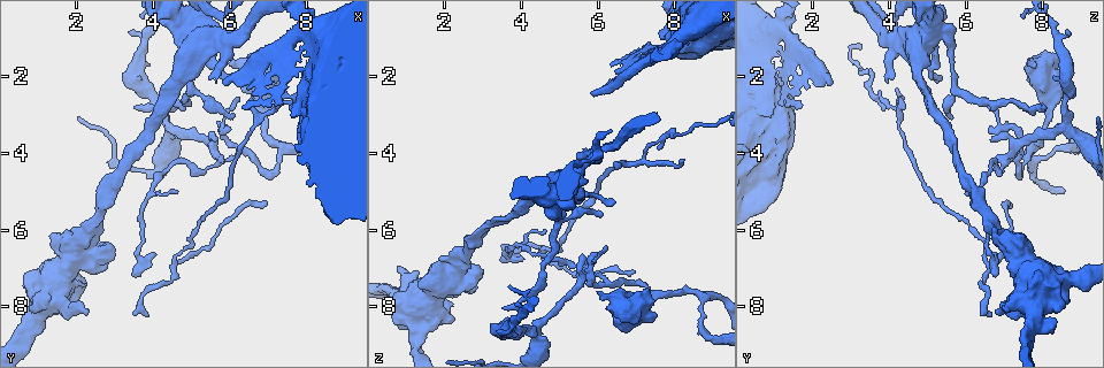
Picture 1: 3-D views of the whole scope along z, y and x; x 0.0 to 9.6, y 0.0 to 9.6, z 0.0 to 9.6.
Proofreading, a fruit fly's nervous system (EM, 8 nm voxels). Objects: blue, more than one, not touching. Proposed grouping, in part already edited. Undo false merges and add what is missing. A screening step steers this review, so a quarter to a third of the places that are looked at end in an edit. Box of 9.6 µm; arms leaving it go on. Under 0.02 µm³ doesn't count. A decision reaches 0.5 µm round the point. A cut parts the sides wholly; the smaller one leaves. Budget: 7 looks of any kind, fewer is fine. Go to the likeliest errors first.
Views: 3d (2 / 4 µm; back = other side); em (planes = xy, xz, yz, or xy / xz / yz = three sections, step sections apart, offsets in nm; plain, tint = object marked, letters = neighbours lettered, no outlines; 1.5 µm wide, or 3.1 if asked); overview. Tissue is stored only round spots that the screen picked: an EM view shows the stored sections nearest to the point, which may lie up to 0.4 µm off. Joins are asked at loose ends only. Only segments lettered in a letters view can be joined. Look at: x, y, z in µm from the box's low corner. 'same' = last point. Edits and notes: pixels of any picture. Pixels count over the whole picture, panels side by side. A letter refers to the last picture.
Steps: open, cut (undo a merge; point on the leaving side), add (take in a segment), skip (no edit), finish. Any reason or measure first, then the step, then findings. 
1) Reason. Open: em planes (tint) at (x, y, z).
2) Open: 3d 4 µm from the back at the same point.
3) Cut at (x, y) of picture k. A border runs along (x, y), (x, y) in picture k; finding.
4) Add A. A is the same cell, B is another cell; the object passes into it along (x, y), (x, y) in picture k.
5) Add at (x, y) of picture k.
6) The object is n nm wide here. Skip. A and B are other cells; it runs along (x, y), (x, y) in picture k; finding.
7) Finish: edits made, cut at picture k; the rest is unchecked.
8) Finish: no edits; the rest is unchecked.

Tapers out. Open: em yz step 4 (tint) at (4.65, 5.00, 6.10).

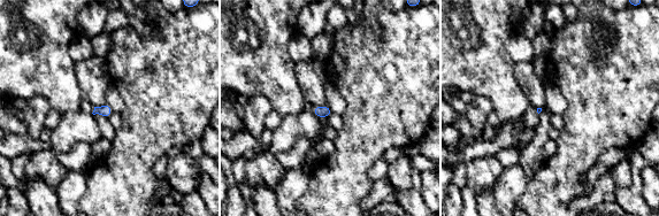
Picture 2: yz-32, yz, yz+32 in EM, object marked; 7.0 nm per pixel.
Cut it another way. Open: em planes (letters) at the same point.

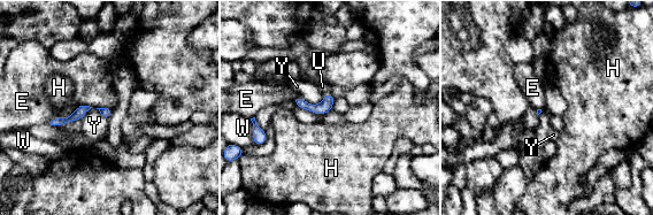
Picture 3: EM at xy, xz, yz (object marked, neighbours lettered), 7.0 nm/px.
Skip. E, H, U, W and Y are other cells; a border runs along (91, 106), (78, 106), (76, 108) in picture 3; none of them fits.

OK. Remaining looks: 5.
Sharp bend. Open: 3d 2 µm from the back at (5.85, 1.10, 4.15).

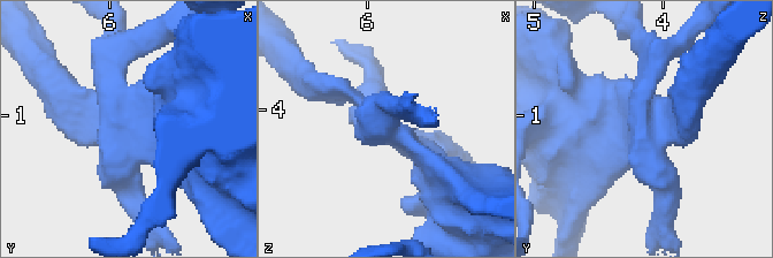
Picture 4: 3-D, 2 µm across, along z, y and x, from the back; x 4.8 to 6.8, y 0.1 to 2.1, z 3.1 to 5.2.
Open: em xy step 4 (letters) at (5.84, 1.04, 4.16).

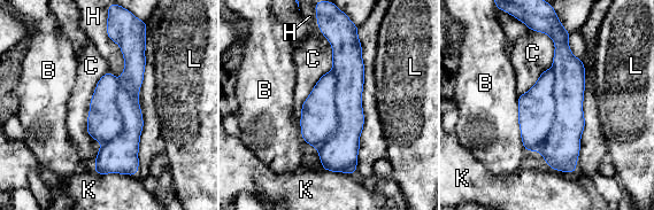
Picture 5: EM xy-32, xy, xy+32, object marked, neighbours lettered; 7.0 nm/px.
Open: em planes (letters) at the same point.

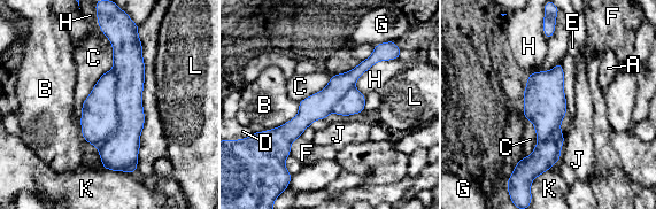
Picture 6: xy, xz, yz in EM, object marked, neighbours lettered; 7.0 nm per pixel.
The object is 240 nm wide here; the longest contact is with C, 700 nm. Cut at (124, 144) of picture 6. A, B, C, D, E, F, G, H, J, K and L are other cells; two neurons meet here.

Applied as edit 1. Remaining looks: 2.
Finish: edits made, cut at picture 6; the rest is unchecked.

